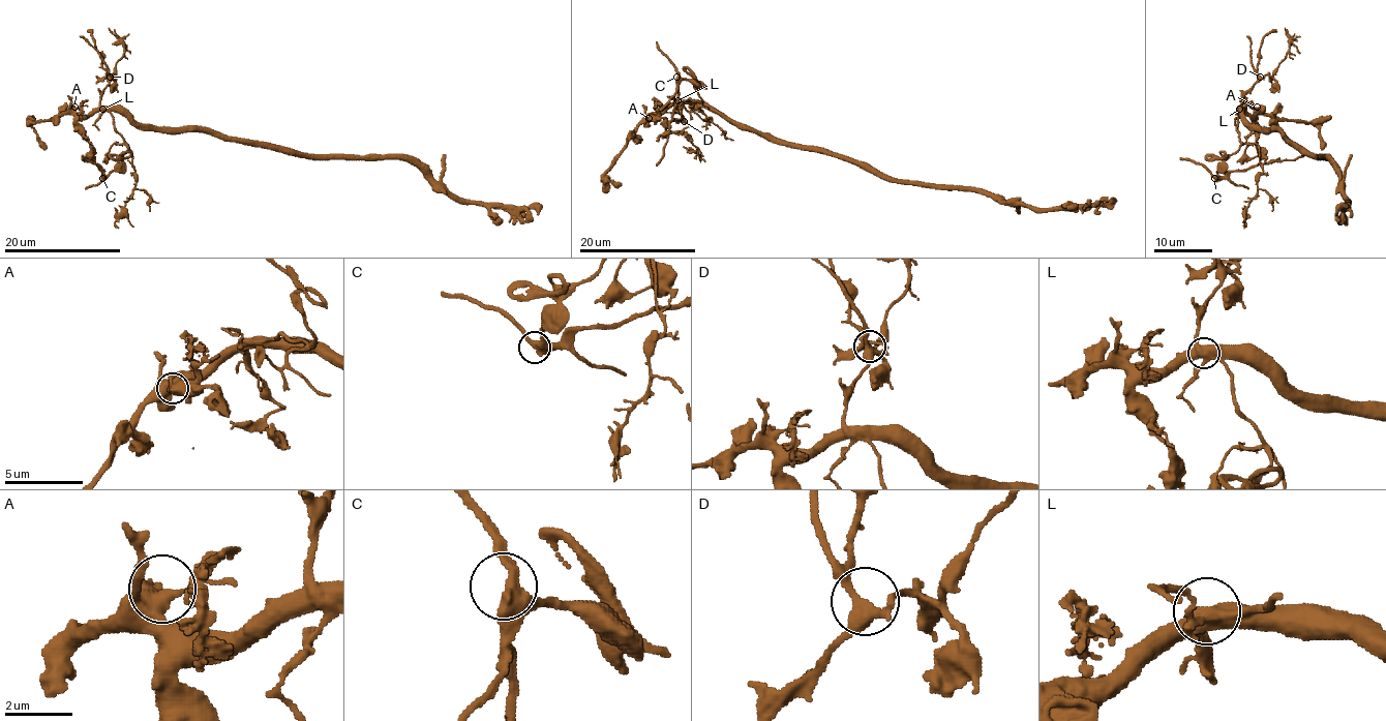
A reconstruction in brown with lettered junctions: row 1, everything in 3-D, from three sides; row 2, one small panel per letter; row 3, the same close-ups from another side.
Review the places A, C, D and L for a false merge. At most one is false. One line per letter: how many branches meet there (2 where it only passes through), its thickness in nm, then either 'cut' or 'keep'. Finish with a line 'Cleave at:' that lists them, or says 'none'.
A: branches 3; calibre 360 nm; keep
C: branches 3; calibre 360 nm; keep
D: branches 3; calibre 340 nm; keep
L: branches 4; calibre 500 nm; cut
Cleave at: L

